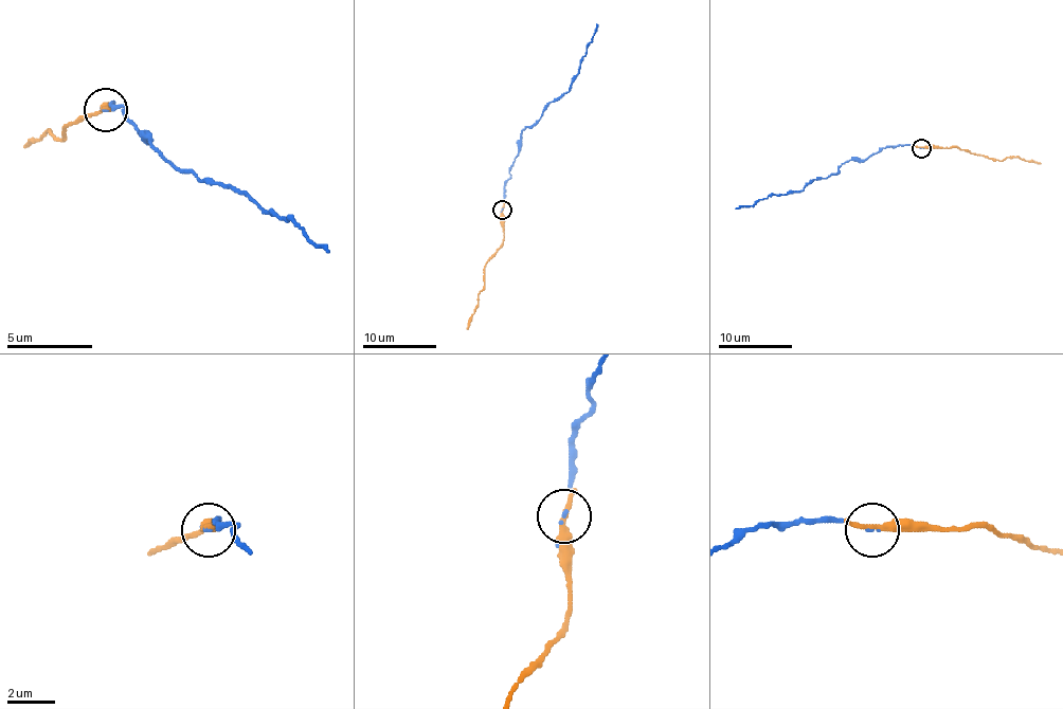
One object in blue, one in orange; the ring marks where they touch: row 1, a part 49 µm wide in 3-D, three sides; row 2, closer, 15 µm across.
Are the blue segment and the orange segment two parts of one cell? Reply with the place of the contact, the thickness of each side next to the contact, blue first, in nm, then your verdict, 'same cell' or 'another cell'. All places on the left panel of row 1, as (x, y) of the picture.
at (106, 110); 70 nm thick on the blue side, 360 nm on the other; same cell

